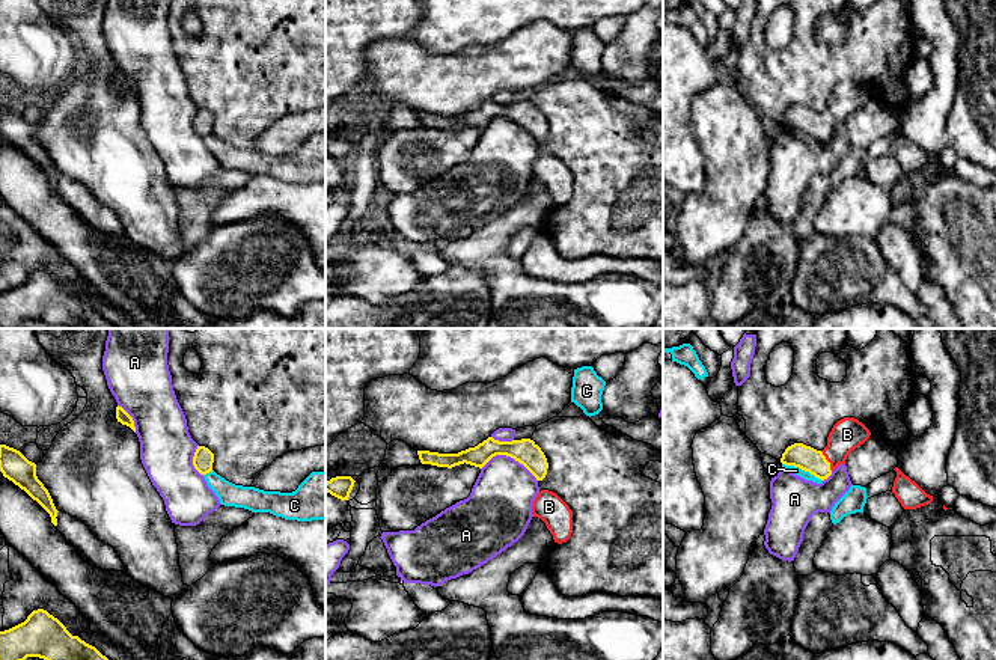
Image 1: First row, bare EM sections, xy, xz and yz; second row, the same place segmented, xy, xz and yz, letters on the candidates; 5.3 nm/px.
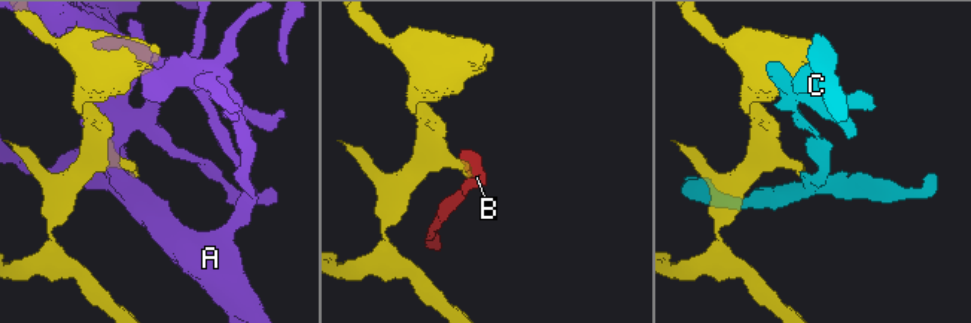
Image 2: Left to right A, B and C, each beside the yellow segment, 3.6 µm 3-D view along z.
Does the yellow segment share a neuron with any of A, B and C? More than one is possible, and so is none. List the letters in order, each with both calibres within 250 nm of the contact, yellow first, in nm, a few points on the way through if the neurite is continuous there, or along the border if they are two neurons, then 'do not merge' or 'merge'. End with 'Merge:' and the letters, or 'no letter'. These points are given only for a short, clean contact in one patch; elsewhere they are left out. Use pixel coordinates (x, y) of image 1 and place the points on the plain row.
A: 140/340 nm | do not merge
B: 130/170 nm | across yz (799, 118), (814, 124), (827, 124), (847, 97) | merge
C: 130/50 nm | along yz (782, 125), (797, 128), (821, 142) | do not merge
Merge: B

